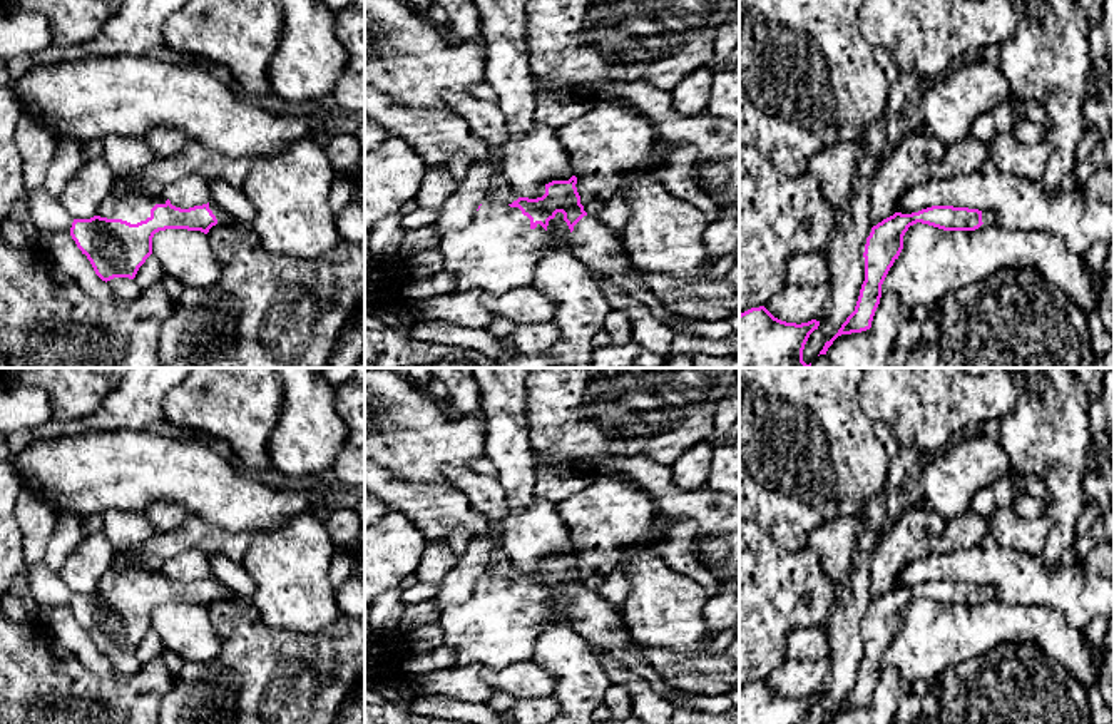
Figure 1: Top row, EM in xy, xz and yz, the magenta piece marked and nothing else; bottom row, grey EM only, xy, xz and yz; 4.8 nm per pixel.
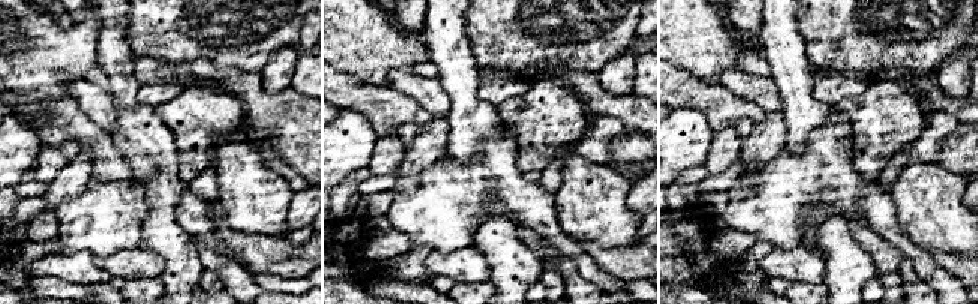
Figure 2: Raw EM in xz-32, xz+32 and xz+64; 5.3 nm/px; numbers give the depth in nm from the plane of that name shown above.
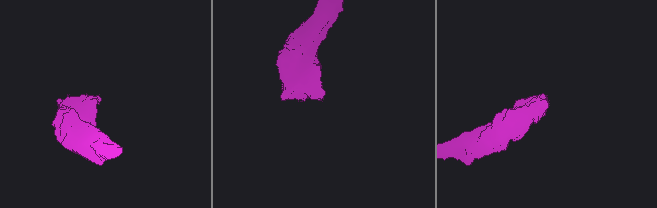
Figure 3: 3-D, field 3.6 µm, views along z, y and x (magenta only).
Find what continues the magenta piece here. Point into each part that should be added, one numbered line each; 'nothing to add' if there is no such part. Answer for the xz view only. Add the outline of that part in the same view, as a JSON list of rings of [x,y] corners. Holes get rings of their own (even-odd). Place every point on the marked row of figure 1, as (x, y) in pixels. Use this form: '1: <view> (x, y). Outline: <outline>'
1: xz (597, 246). Outline: [[[595,214],[584,216],[574,226],[569,244],[584,269],[599,271],[621,291],[646,298],[656,319],[666,324],[681,319],[671,314],[656,296],[649,294],[641,278],[631,271],[622,232],[606,226]]]
2: xz (497, 253). Outline: [[[485,199],[467,227],[442,236],[438,249],[445,269],[455,276],[455,293],[478,288],[488,294],[507,294],[534,286],[535,268],[547,246],[549,232],[540,224],[532,229],[519,207]]]

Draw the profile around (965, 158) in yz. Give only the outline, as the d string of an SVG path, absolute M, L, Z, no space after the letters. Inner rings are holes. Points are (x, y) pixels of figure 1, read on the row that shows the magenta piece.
M967 137L958 144L947 147L940 162L932 174L937 181L948 181L957 176L970 176L980 171L982 164L990 157L990 142Z

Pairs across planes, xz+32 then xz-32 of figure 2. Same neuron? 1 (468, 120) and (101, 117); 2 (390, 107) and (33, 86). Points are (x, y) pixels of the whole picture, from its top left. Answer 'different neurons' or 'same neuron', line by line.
1: different neurons
2: different neurons

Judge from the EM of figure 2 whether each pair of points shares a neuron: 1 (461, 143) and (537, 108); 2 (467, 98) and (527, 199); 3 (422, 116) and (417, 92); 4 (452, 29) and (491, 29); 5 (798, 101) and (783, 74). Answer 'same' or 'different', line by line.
1: different
2: different
3: different
4: different
5: same

